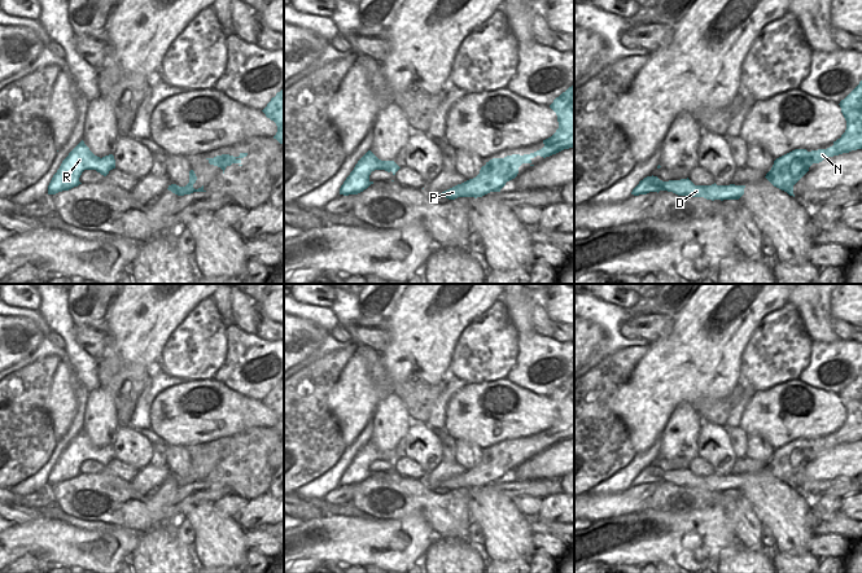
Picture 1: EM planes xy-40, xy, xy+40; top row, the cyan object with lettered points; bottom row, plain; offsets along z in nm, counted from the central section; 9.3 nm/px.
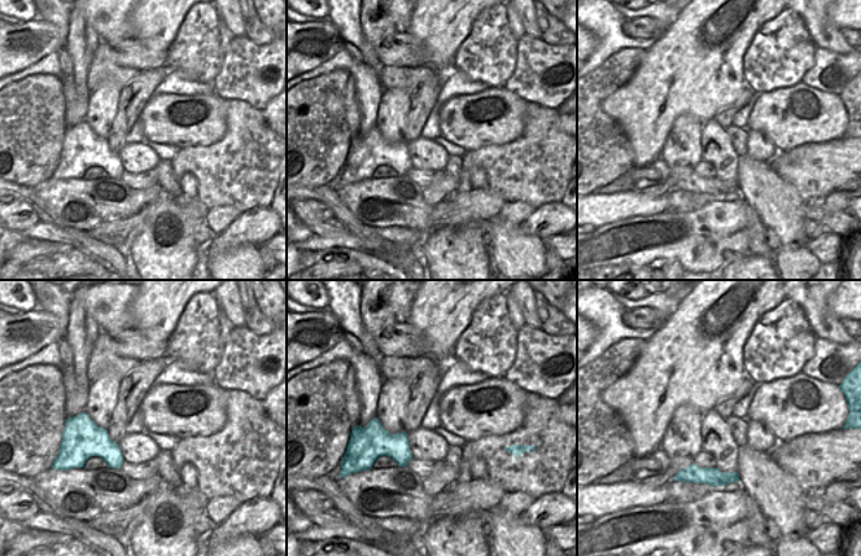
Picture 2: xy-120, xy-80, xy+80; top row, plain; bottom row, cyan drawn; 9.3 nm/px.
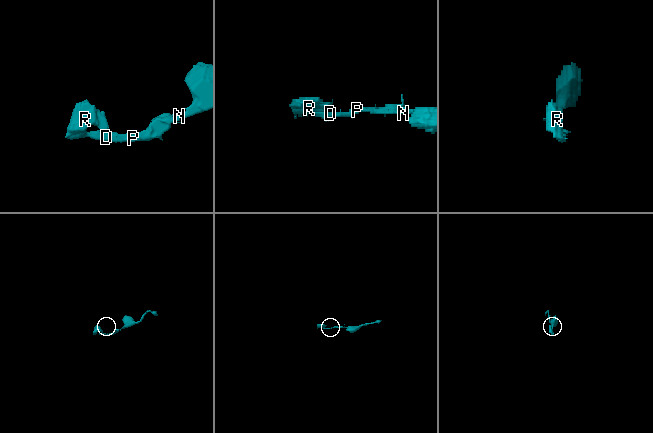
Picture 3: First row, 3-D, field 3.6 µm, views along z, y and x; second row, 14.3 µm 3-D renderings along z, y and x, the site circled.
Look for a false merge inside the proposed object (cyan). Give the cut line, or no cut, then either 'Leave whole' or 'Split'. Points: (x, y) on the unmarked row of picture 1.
Split along xy+40 (665, 472), (663, 480). Split

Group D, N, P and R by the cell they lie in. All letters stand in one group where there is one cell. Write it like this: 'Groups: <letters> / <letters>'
Groups: D N P / R

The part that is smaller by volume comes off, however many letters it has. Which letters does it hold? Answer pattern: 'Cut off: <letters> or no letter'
Cut off: R

